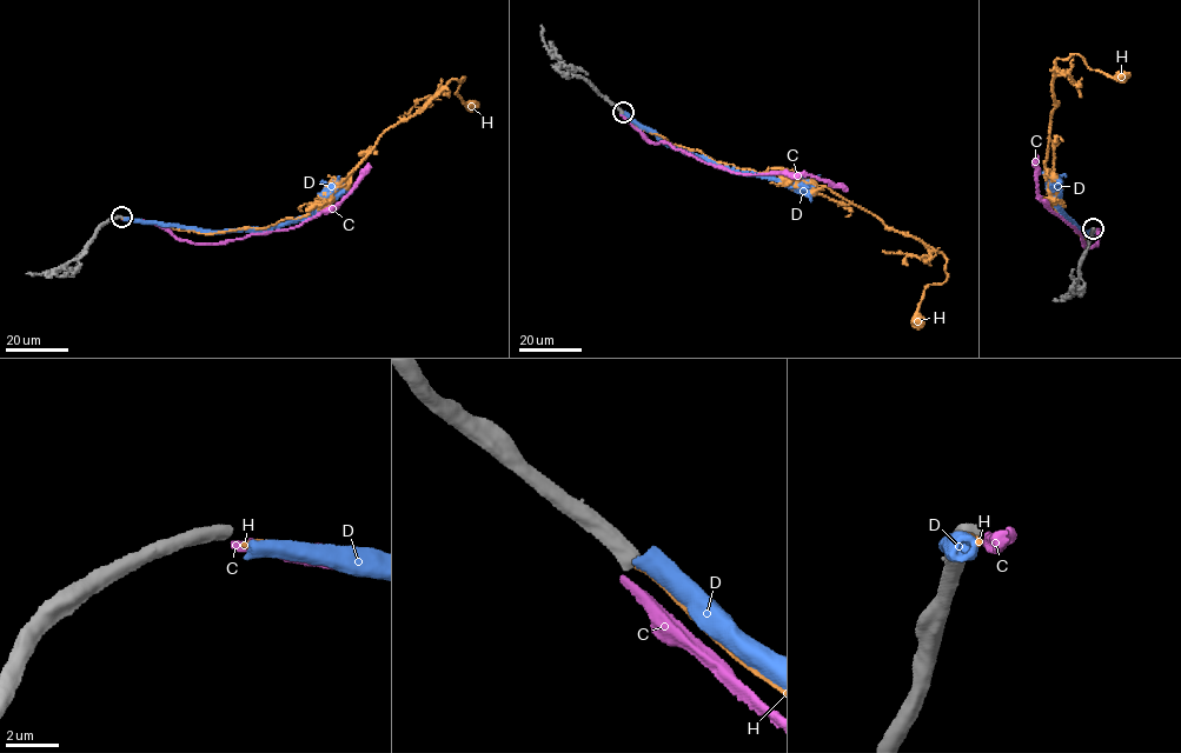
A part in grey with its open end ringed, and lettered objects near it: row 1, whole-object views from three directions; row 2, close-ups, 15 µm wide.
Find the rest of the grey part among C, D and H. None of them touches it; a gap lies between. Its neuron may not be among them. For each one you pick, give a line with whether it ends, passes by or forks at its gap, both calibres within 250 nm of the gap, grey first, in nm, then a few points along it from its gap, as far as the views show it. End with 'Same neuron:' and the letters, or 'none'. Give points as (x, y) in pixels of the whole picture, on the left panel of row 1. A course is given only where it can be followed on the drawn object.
Same neuron: none

